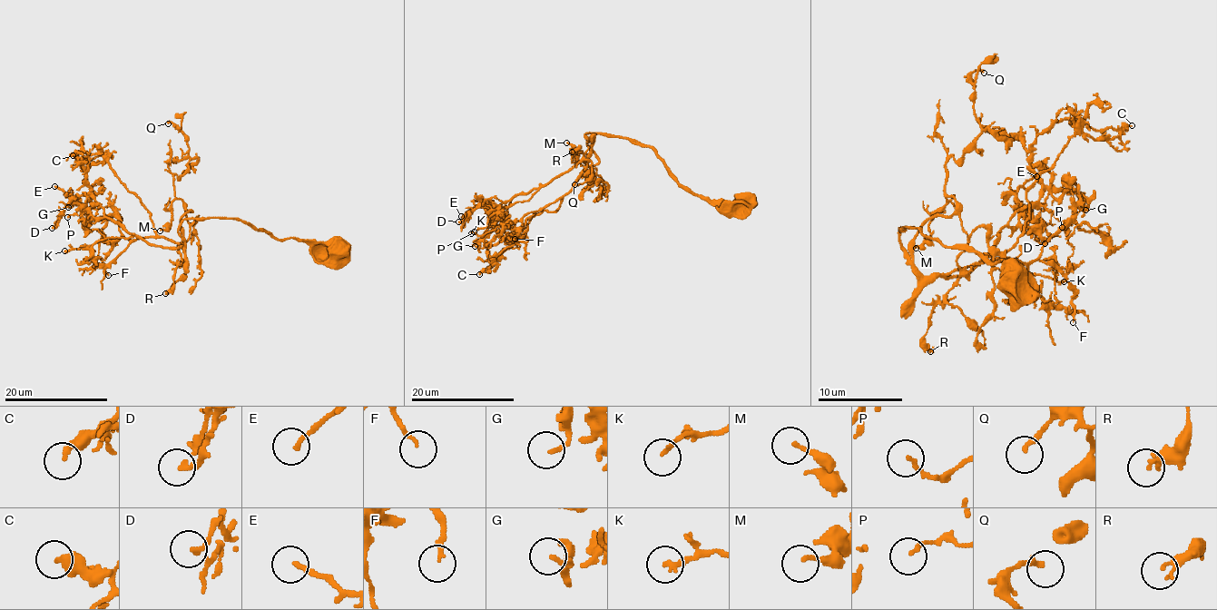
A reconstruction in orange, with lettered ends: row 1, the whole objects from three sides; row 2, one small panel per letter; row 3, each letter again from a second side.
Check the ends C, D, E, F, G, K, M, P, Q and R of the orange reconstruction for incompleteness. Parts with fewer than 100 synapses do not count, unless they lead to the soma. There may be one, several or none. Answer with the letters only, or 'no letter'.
no letter

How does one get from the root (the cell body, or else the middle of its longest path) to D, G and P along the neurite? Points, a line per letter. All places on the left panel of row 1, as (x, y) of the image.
D: (338, 250), (221, 217), (184, 219), (183, 247), (153, 246), (76, 203), (52, 228)
G: (338, 250), (221, 217), (184, 219), (184, 246), (161, 247), (125, 231), (90, 195), (76, 195), (68, 207)
P: (338, 250), (277, 240), (234, 219), (184, 219), (184, 246), (161, 247), (125, 231), (98, 204), (67, 217)

